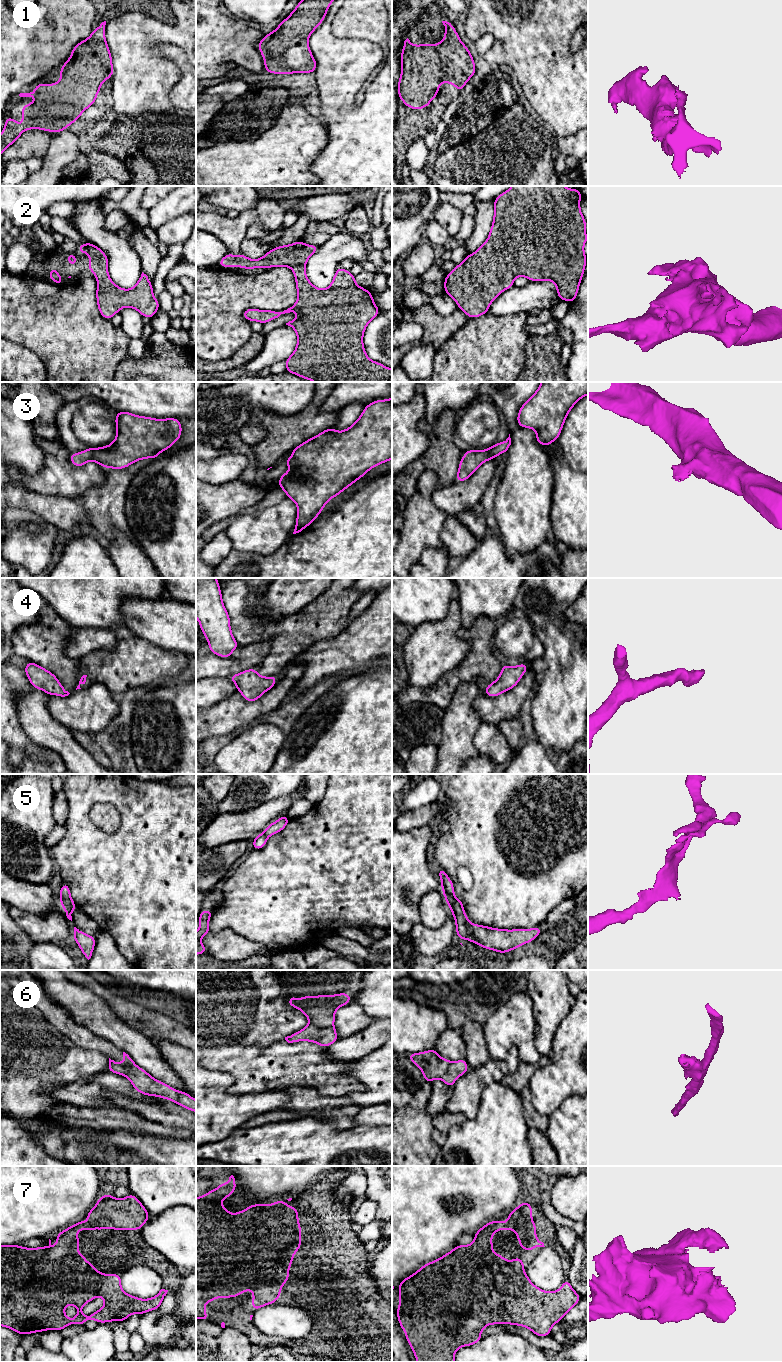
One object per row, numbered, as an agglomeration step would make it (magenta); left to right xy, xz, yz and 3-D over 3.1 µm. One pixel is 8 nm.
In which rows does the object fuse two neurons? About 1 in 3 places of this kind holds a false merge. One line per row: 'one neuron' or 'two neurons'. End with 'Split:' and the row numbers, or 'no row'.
1: one neuron
2: one neuron
3: one neuron
4: one neuron
5: one neuron
6: two neurons
7: one neuron
Split: 6

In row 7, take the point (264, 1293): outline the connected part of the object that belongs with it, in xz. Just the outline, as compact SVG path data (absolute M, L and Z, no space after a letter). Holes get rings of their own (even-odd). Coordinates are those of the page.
M231 1175L227 1183L221 1183L217 1189L207 1192L202 1197L196 1197L196 1318L200 1320L209 1321L209 1315L205 1313L207 1302L212 1302L216 1298L236 1298L246 1290L253 1291L253 1301L250 1305L255 1311L263 1306L277 1303L277 1299L281 1296L281 1287L289 1280L289 1268L293 1263L293 1255L301 1248L301 1224L297 1221L300 1215L295 1206L286 1206L285 1200L279 1200L269 1205L252 1204L248 1208L232 1214L223 1207L221 1201L233 1195L236 1186L235 1178Z

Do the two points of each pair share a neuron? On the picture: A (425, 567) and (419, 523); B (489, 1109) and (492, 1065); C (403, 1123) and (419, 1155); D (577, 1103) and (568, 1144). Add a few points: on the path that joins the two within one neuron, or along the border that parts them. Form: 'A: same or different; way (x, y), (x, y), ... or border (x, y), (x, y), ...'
A: different; border (441, 546), (426, 548), (410, 567)
B: different; border (499, 1081), (493, 1081), (484, 1088), (478, 1103)
C: same; way (406, 1131), (406, 1142), (411, 1147)
D: same; way (577, 1113), (577, 1134)

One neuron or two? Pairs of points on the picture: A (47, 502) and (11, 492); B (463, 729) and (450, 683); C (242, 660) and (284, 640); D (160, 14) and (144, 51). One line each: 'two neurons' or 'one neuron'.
A: one neuron
B: two neurons
C: two neurons
D: two neurons

